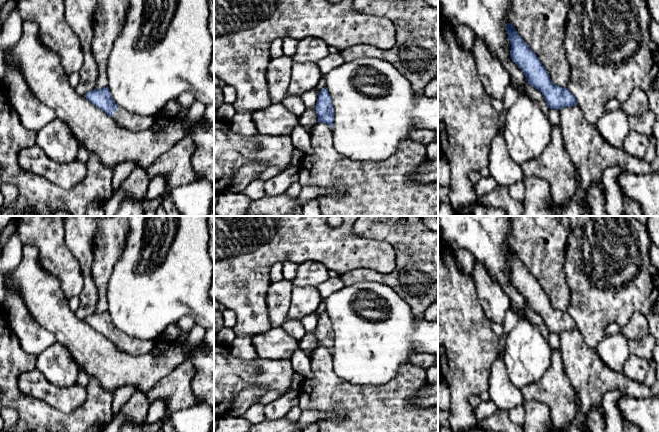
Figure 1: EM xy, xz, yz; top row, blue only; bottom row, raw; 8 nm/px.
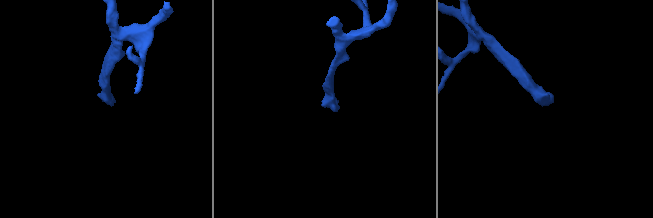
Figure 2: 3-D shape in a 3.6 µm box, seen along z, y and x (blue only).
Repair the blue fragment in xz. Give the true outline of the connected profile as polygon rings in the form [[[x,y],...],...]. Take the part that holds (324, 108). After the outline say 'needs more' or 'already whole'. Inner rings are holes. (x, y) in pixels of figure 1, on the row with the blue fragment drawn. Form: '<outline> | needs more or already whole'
[[[324,87],[318,94],[315,110],[318,116],[318,123],[326,123],[332,130],[334,121],[334,108],[332,105],[332,99]]] | already whole

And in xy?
[[[108,86],[89,91],[84,97],[112,117],[118,125],[132,132],[139,133],[149,129],[153,125],[155,117],[135,115],[119,107],[113,101]]] | needs more

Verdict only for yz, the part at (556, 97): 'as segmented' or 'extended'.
as segmented

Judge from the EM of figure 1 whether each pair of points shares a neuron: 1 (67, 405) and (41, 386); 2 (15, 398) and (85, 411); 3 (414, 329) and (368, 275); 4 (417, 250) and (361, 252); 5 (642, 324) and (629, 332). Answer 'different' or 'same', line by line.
1: same
2: same
3: different
4: different
5: same

